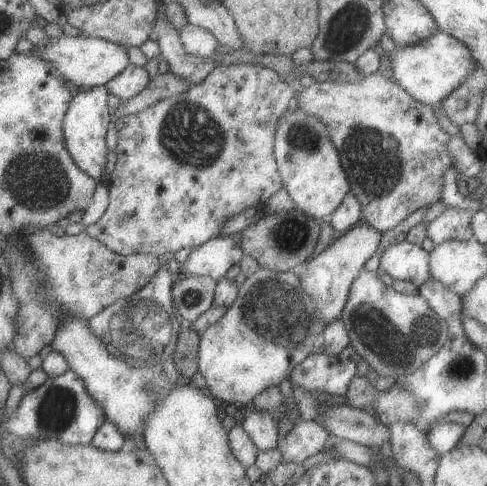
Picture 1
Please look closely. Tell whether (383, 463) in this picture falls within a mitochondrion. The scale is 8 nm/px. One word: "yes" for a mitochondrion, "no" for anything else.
no

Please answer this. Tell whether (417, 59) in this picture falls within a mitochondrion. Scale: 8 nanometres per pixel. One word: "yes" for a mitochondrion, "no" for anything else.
no

